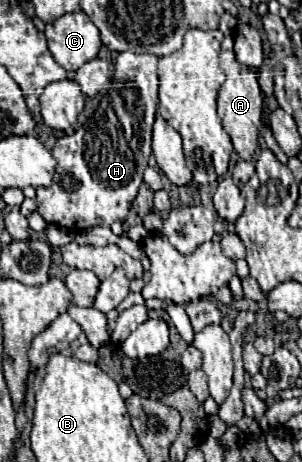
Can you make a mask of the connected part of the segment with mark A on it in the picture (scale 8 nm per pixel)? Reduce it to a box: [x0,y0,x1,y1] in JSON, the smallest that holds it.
[218,50,264,160]

